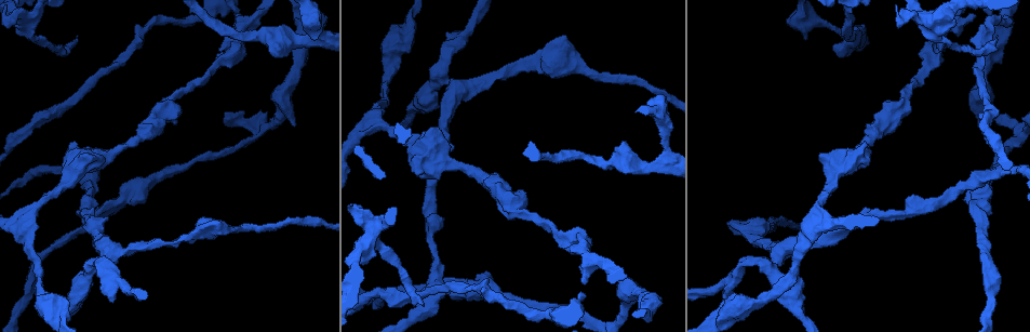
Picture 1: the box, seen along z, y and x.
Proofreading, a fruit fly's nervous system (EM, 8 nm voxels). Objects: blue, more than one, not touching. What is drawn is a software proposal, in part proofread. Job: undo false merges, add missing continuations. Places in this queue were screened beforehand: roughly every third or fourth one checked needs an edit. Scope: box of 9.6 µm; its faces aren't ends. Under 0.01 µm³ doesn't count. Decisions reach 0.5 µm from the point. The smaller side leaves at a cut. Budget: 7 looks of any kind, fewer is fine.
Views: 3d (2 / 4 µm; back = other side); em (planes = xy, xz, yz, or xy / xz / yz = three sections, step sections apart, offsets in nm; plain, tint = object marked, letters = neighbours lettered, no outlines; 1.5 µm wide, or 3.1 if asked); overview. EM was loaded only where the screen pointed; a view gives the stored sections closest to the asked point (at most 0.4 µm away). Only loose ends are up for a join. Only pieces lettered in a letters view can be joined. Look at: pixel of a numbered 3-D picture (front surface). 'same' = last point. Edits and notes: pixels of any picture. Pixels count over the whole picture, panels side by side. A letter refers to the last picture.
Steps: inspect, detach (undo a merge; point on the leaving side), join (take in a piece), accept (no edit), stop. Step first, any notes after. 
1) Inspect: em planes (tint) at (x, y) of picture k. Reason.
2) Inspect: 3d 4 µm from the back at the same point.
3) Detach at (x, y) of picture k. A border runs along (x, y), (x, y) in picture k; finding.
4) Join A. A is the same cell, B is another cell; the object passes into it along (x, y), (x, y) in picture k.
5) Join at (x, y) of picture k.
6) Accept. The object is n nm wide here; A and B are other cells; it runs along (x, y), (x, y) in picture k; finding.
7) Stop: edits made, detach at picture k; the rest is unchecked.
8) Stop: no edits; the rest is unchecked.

Inspect: 3d 4 µm from the back at (419, 174) of picture 1.

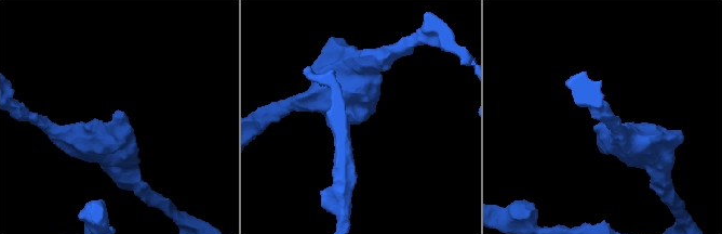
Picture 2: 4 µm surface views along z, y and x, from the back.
Inspect: em xz step 8 (letters) at (118, 112) of picture 2.

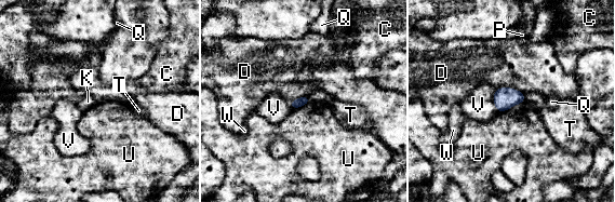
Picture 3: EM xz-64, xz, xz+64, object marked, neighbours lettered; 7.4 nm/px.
Inspect: em planes (letters) at the same point.

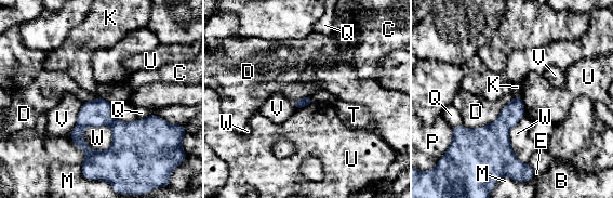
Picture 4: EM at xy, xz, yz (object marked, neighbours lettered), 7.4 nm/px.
Accept. B, C, D, E, K, M, P, Q, T, U, V and W are other cells; a border runs along (515, 96), (492, 122), (462, 124) in picture 4; no lettered piece goes on from it.

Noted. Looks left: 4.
Inspect: 3d 4 µm at (77, 35) of picture 1. Branch stops here.

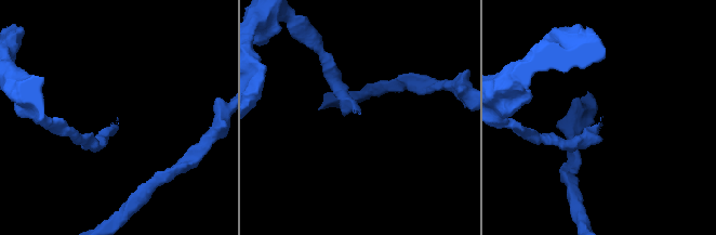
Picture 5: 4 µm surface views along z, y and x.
Inspect: em planes (letters) at (117, 118) of picture 5. Now the EM.

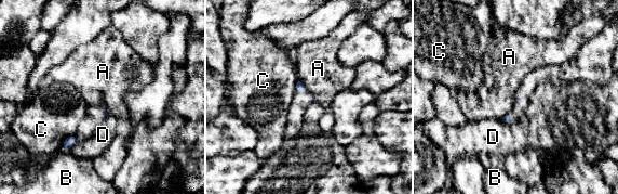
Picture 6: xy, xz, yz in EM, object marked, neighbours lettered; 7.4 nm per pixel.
Accept. The longest contact is with C, 140 nm; A, B, C and D are other cells; none of them fits.

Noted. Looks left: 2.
Inspect: em planes (letters) at (455, 33) of picture 1. Branch stops here.

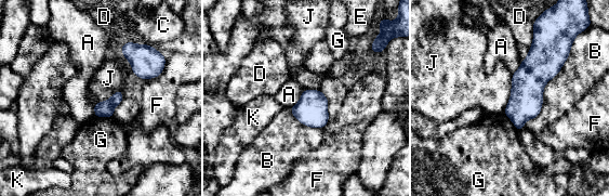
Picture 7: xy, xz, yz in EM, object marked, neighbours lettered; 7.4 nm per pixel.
Accept. A, B, C, D, E, F, G, J and K are other cells; a border runs along (512, 75), (511, 96), (503, 112) in picture 7; no lettered piece goes on from it.

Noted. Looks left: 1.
Stop: no edits; the rest is unchecked.

